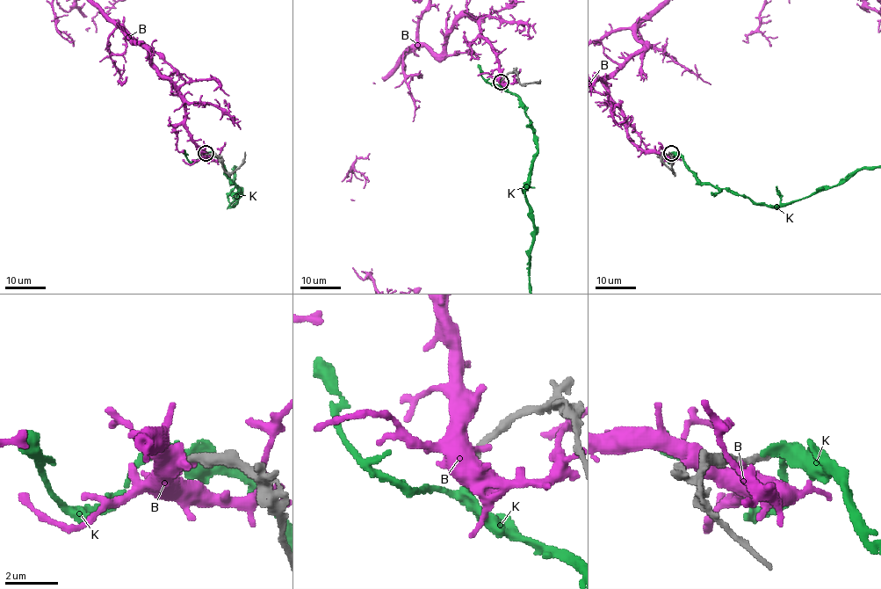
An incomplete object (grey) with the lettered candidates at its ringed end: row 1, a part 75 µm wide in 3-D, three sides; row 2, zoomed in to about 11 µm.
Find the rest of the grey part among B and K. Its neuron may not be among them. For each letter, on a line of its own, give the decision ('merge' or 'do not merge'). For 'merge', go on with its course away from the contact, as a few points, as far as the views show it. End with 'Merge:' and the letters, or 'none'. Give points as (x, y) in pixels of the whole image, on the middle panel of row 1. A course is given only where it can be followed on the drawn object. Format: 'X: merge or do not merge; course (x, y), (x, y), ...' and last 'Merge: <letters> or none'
B: do not merge
K: merge
Merge: K

